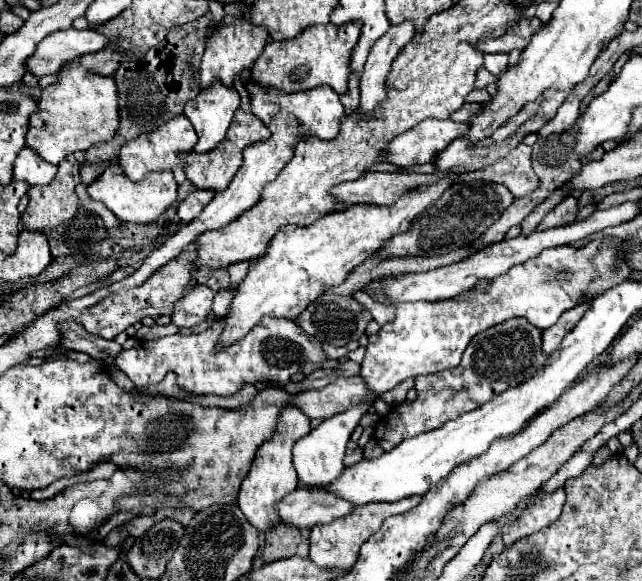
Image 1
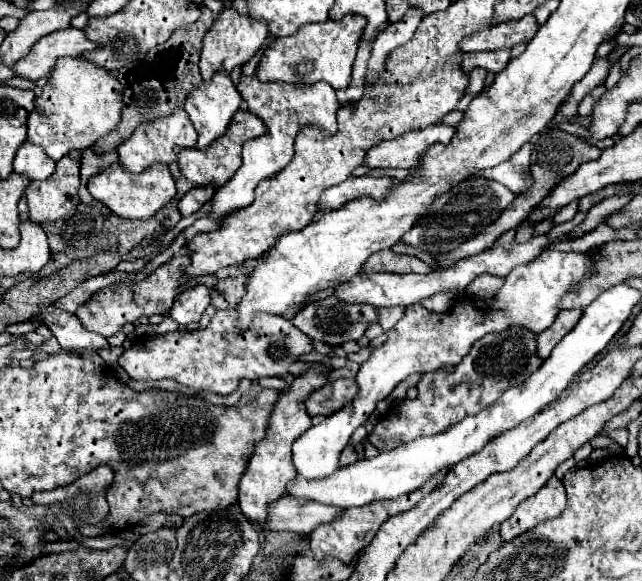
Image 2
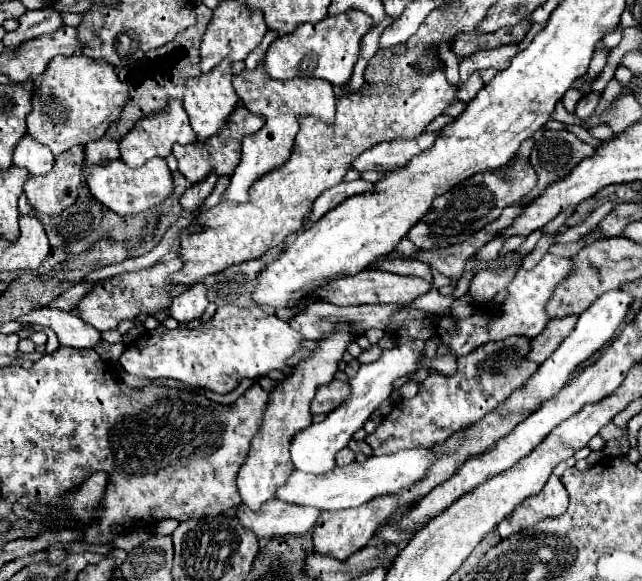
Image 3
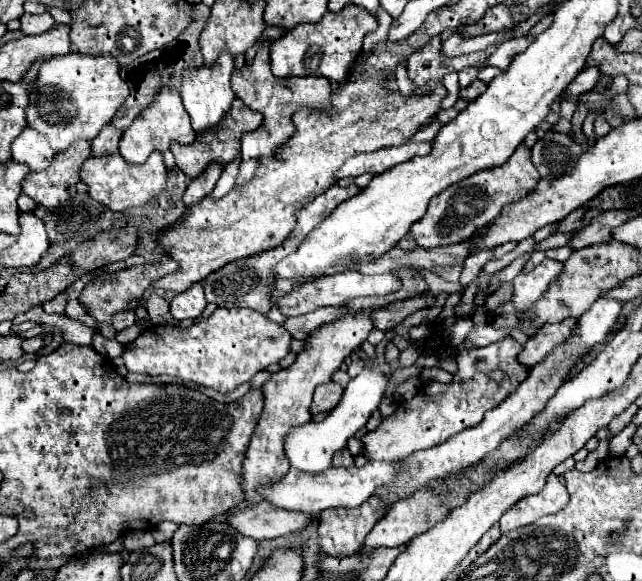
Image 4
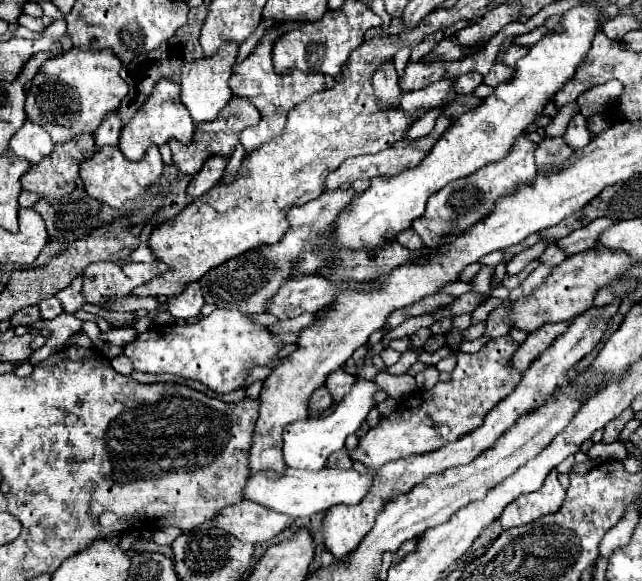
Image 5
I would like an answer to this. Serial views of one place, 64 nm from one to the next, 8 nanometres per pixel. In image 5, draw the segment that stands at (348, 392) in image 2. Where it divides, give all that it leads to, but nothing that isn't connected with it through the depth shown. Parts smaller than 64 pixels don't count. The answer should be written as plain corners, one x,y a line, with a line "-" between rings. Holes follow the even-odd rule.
326,386
318,388
314,394
312,394
312,400
310,400
310,416
320,416
324,410
328,410
332,406
332,396
328,392

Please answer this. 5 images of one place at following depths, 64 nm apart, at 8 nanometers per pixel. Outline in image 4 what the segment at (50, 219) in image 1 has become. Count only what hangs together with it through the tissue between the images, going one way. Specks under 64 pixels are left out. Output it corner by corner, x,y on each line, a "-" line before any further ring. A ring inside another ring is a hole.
88,140
74,142
62,152
56,152
52,164
42,172
30,172
22,190
38,204
54,210
76,194
76,184
80,182
80,166
92,156
92,146

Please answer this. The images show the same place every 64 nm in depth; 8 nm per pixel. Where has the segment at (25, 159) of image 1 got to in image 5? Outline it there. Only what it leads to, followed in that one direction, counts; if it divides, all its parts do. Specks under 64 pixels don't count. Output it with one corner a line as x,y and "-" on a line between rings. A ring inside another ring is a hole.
26,118
24,126
16,132
16,136
12,136
10,148
20,158
26,158
30,164
34,164
52,152
54,142
44,128
36,126
32,120

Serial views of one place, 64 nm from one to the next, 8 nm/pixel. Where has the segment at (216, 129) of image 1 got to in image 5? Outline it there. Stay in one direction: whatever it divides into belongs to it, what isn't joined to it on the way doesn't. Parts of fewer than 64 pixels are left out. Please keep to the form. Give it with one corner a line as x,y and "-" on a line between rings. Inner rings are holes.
224,42
220,50
208,58
190,62
182,68
180,74
180,86
182,86
182,104
190,110
194,122
208,122
216,118
216,114
226,106
226,102
232,98
232,90
228,86
228,78
232,74
232,66
236,62
238,44
236,42

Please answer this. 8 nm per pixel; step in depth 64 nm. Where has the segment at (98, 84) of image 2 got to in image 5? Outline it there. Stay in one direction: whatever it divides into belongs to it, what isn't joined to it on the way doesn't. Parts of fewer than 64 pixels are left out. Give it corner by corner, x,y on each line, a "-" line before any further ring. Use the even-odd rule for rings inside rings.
72,46
68,52
48,58
26,94
26,116
42,126
56,144
70,142
78,134
94,134
104,116
114,112
128,94
128,84
118,74
120,68
122,62
112,50
82,50

